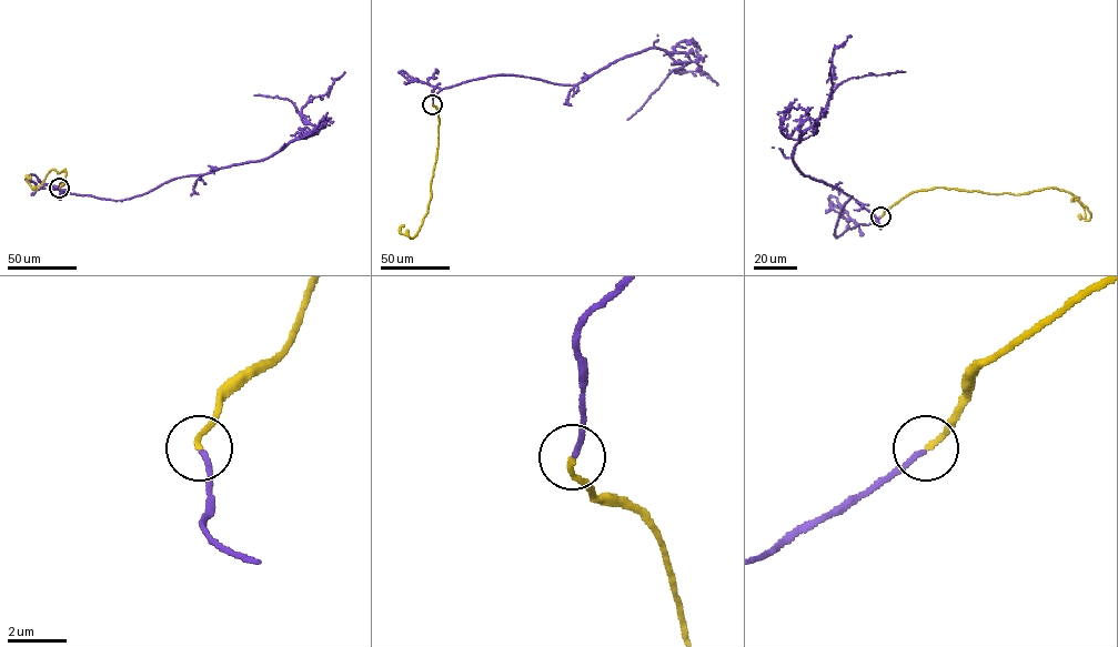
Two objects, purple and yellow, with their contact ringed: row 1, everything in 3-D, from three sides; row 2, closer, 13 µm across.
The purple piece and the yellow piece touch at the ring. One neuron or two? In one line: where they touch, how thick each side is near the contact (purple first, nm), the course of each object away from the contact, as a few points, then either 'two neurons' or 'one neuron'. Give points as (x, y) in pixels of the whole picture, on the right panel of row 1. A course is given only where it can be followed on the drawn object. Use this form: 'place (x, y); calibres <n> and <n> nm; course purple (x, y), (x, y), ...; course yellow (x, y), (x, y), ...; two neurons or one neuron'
place (880, 216); calibres 180 and 190 nm; course purple (880, 216), (836, 236), (839, 214), (852, 196), (805, 175), (793, 152), (843, 82), (906, 72); course yellow (880, 216), (909, 194), (935, 188), (1014, 194), (1050, 188), (1075, 195), (1090, 219), (1070, 200); one neuron

